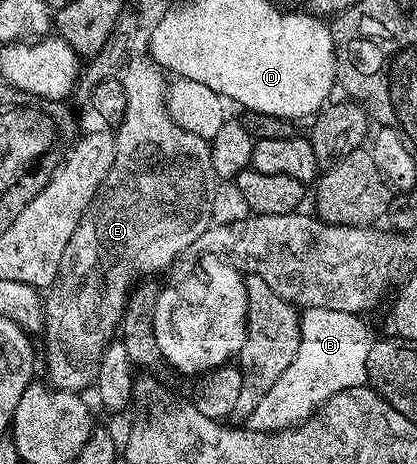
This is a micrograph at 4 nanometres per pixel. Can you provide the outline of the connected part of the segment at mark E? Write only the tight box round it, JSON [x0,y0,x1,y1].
[42,59,218,393]

